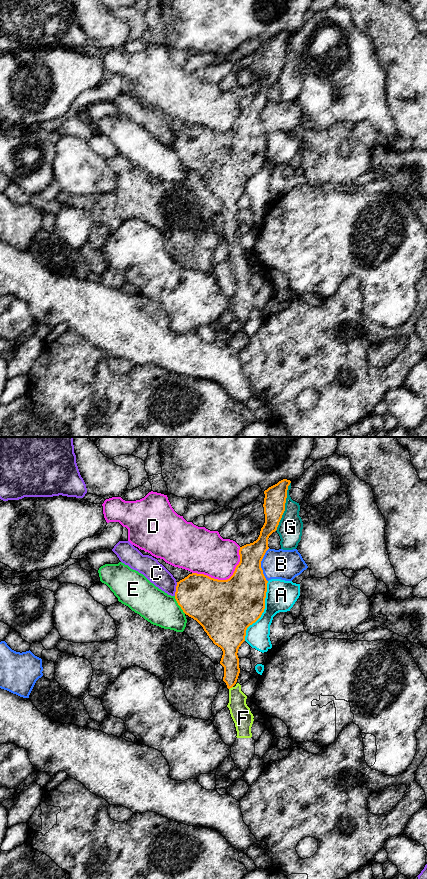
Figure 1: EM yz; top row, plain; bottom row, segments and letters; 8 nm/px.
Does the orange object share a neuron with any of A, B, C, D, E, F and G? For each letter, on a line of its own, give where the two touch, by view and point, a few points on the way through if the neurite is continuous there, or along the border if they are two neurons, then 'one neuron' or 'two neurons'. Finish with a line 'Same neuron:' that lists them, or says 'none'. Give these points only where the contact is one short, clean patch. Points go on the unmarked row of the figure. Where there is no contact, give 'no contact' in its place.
A: meets orange in yz at (263, 163); two neurons
B: meets orange in yz at (260, 117); border along yz (269, 100), (261, 113), (262, 125), (267, 133); two neurons
C: meets orange in yz at (176, 141); two neurons
D: meets orange in yz at (225, 132); two neurons
E: meets orange in yz at (178, 156); two neurons
F: meets orange in yz at (230, 239); runs through yz (230, 213), (230, 239), (235, 245), (240, 264); one neuron
G: meets orange in yz at (284, 58); two neurons
Same neuron: F

